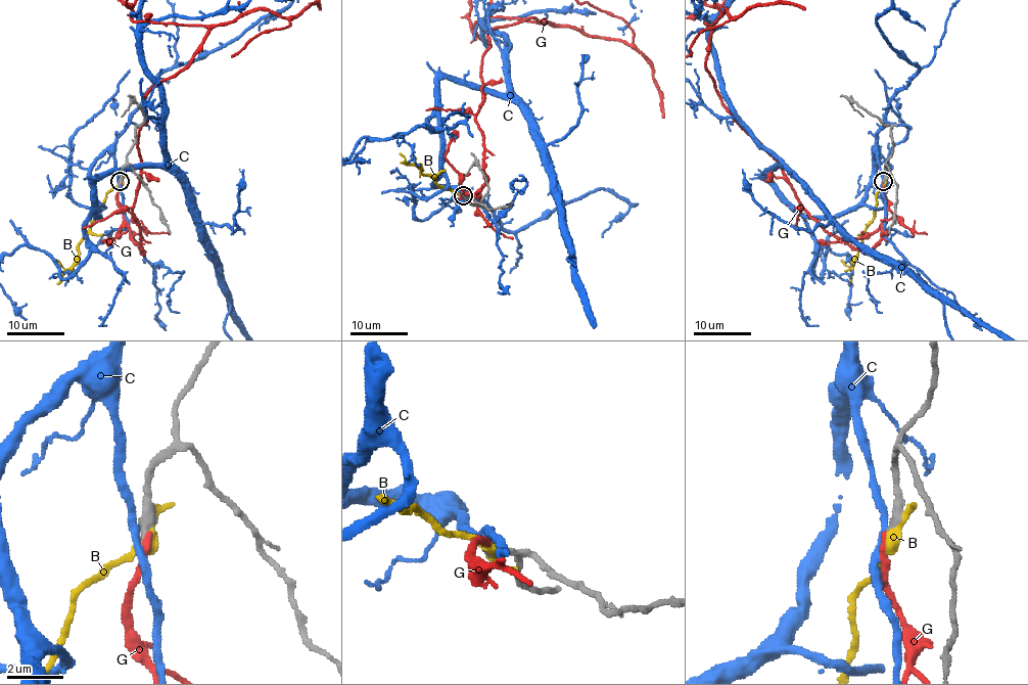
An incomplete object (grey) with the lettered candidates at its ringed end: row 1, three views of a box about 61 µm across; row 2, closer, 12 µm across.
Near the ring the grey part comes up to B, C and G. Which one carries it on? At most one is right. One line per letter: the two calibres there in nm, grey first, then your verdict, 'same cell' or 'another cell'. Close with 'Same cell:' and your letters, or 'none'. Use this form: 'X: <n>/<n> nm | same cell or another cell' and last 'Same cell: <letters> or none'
B: 420/440 nm | another cell
C: 340/240 nm | another cell
G: 340/240 nm | another cell
Same cell: none

